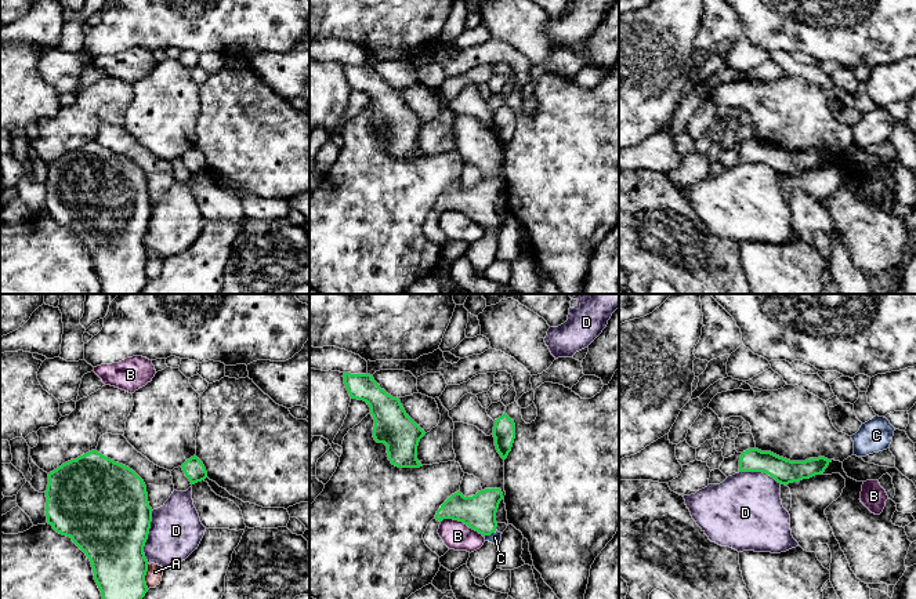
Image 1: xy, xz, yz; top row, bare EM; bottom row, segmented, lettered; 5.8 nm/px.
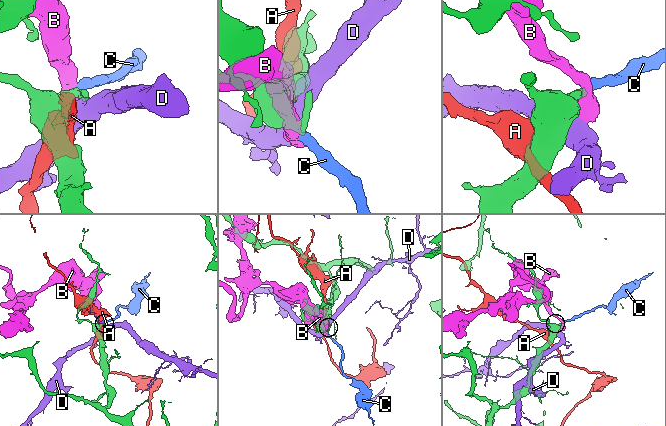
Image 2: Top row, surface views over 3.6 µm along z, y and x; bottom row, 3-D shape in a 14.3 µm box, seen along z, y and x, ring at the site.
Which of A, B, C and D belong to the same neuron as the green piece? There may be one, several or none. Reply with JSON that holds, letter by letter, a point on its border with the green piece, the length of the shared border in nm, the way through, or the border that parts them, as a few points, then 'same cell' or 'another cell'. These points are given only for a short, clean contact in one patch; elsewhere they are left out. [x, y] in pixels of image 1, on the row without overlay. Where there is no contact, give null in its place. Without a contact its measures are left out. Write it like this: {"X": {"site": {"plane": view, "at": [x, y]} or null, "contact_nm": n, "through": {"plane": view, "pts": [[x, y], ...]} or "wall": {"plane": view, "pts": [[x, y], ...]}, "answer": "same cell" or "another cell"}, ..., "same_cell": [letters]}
{"A": {"site": {"plane": "xy", "at": [145, 265]}, "contact_nm": 150, "answer": "another cell"}, "B": {"site": {"plane": "xz", "at": [463, 213]}, "contact_nm": 280, "answer": "another cell"}, "C": {"site": {"plane": "xz", "at": [489, 225]}, "contact_nm": 90, "through": {"plane": "xz", "pts": [[478, 203], [489, 225], [495, 228]]}, "answer": "same cell"}, "D": {"site": {"plane": "xy", "at": [147, 228]}, "contact_nm": 320, "answer": "another cell"}, "same_cell": ["C"]}

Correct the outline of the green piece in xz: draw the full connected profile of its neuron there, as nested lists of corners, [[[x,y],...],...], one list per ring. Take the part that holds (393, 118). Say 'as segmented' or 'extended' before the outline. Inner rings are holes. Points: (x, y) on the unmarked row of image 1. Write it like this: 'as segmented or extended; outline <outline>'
as segmented; outline [[[344,63],[351,90],[363,91],[374,110],[373,128],[387,137],[388,150],[398,159],[420,159],[417,137],[426,123],[406,105],[399,88],[392,88],[370,65]]]

